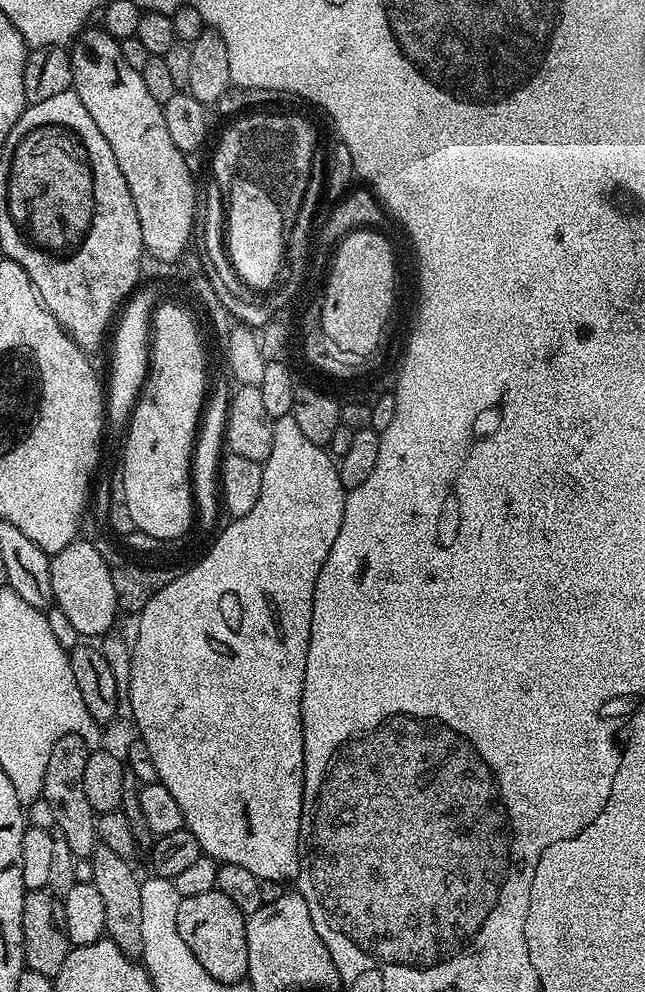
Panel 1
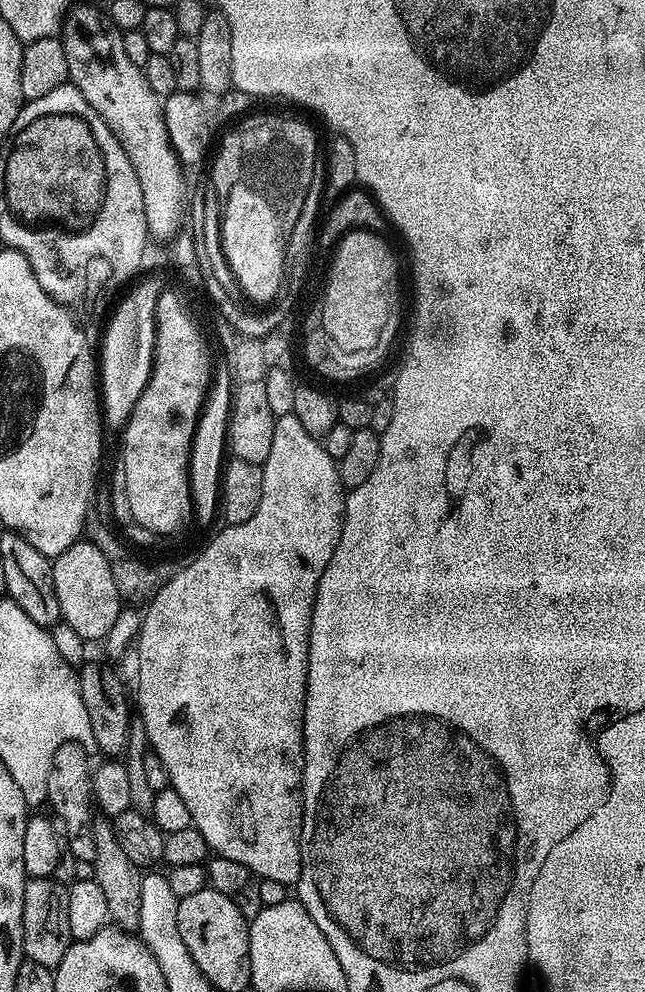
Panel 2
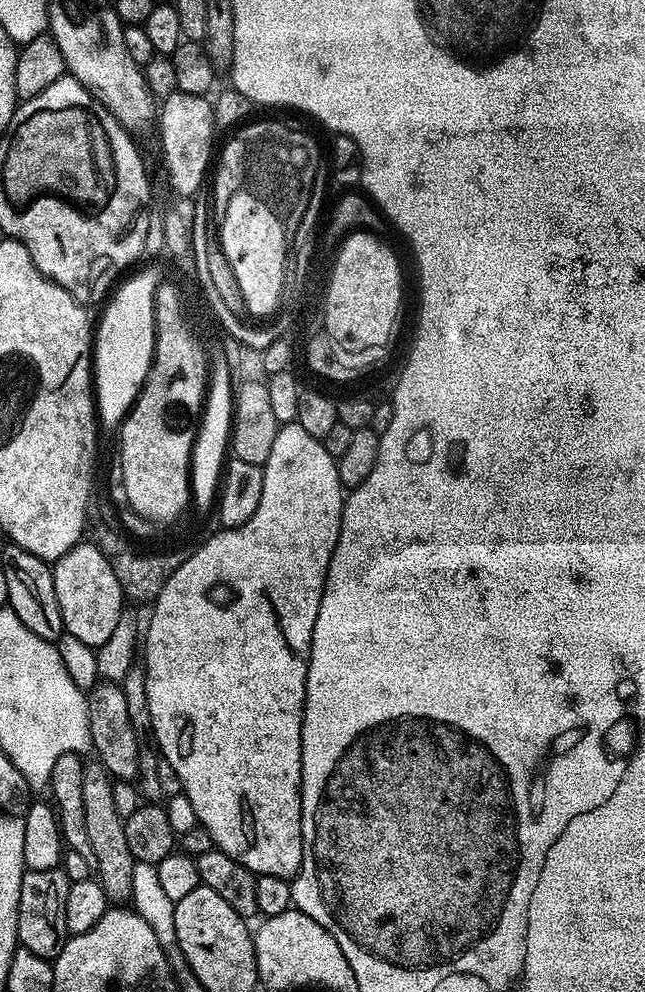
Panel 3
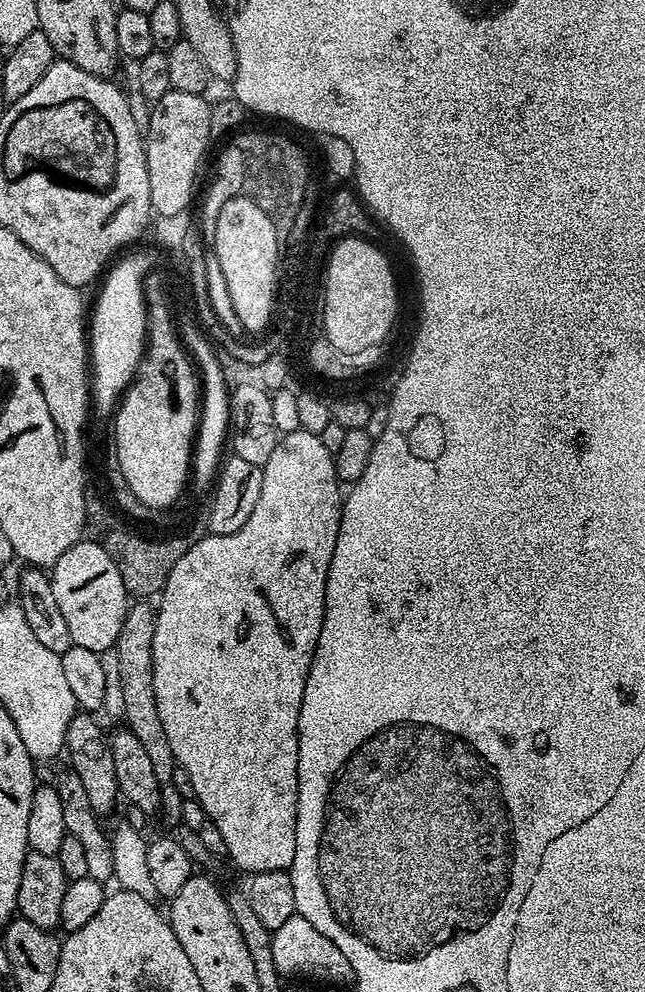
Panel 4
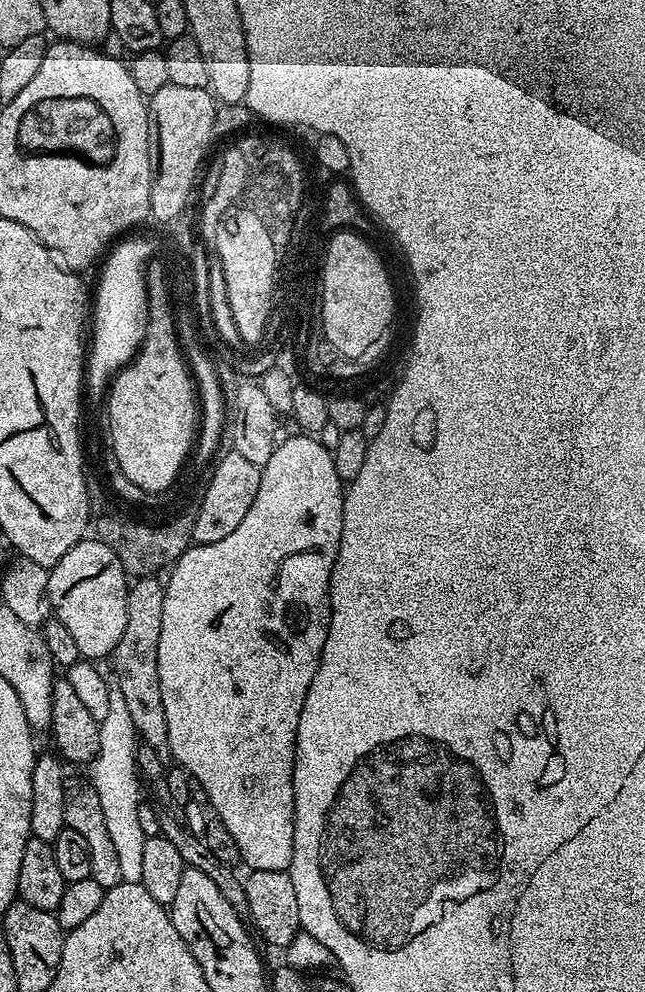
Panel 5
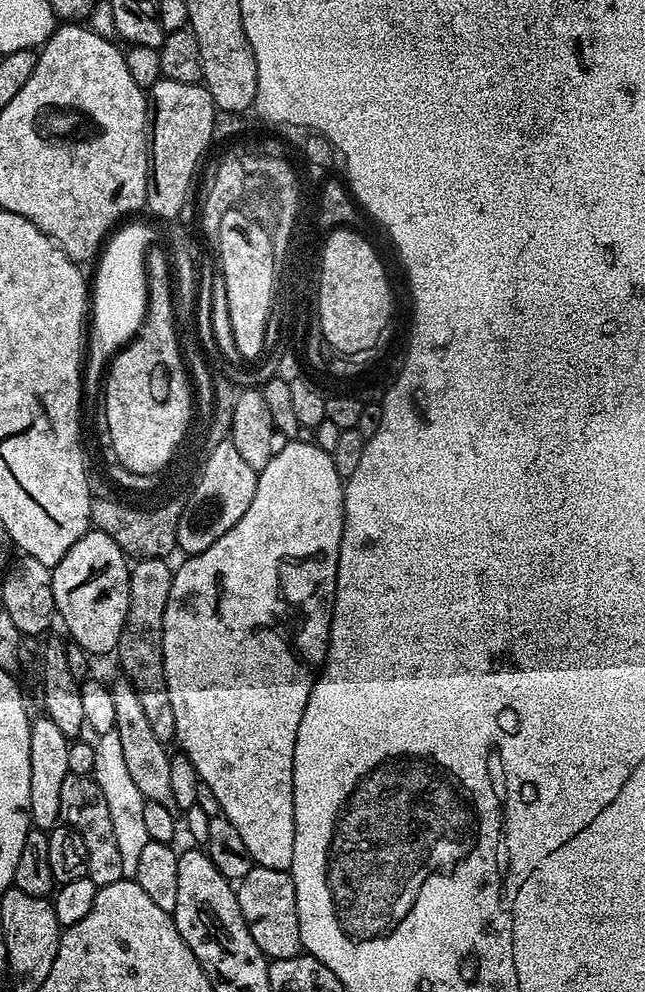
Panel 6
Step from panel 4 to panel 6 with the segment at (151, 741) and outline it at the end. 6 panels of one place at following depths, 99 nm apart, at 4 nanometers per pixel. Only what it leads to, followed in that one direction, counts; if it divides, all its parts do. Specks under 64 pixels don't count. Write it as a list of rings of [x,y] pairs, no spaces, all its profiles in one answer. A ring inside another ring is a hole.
[[[155,556],[145,560],[137,559],[131,565],[128,577],[130,578],[130,606],[126,610],[126,622],[120,635],[120,641],[116,647],[115,659],[120,659],[119,671],[128,677],[128,681],[136,687],[138,698],[142,700],[142,710],[146,713],[146,719],[154,729],[154,735],[165,742],[175,741],[176,727],[174,726],[174,706],[170,706],[170,694],[166,686],[166,674],[164,673],[164,655],[162,654],[162,634],[164,633],[164,615],[166,614],[166,602],[170,598],[170,586],[172,585],[173,565],[168,565],[167,559]]]

